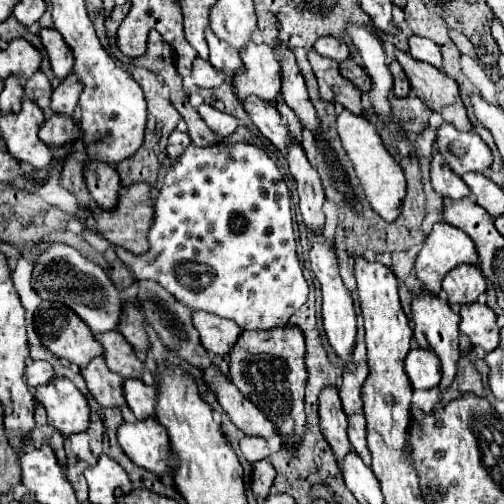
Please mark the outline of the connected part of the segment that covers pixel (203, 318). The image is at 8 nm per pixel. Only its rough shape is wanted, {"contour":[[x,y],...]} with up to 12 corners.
{"contour":[[193,312],[203,348],[229,354],[243,330],[209,312]]}

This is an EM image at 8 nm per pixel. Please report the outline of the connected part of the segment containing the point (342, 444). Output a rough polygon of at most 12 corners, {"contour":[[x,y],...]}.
{"contour":[[335,386],[319,394],[319,426],[337,462],[351,450]]}

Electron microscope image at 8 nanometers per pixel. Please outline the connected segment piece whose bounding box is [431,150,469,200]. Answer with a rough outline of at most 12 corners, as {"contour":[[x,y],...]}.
{"contour":[[431,158],[431,184],[453,200],[469,196],[469,188],[441,158]]}

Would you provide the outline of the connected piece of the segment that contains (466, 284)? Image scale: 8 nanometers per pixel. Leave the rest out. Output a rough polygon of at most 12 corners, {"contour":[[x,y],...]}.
{"contour":[[477,266],[443,278],[449,304],[471,304],[485,292]]}

